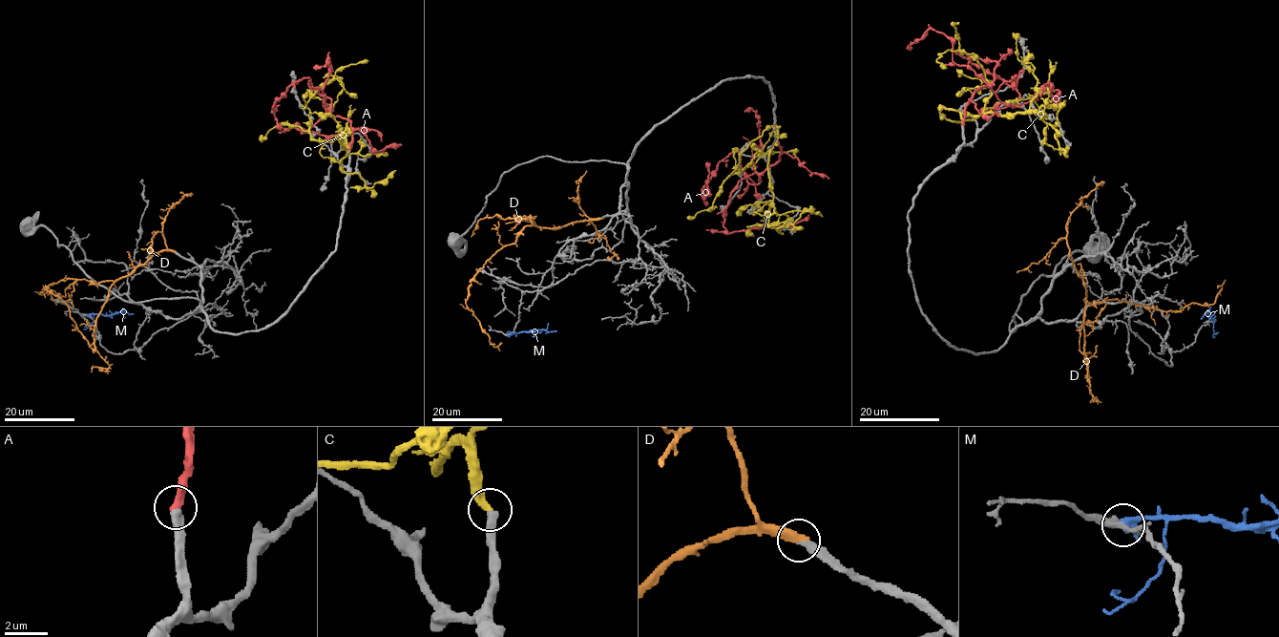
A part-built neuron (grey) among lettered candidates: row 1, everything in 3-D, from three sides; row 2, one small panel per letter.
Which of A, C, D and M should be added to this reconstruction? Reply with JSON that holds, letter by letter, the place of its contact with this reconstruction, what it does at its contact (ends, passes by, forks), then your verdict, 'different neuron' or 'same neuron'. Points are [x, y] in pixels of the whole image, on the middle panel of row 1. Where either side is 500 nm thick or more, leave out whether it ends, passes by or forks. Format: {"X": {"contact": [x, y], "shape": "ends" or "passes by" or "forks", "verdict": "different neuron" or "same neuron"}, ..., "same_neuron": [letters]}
{"A": {"contact": [778, 143], "shape": "ends", "verdict": "same neuron"}, "C": {"contact": [777, 144], "shape": "ends", "verdict": "different neuron"}, "D": {"contact": [600, 219], "shape": "ends", "verdict": "same neuron"}, "M": {"contact": [510, 334], "shape": "ends", "verdict": "different neuron"}, "same_neuron": ["A", "D"]}

